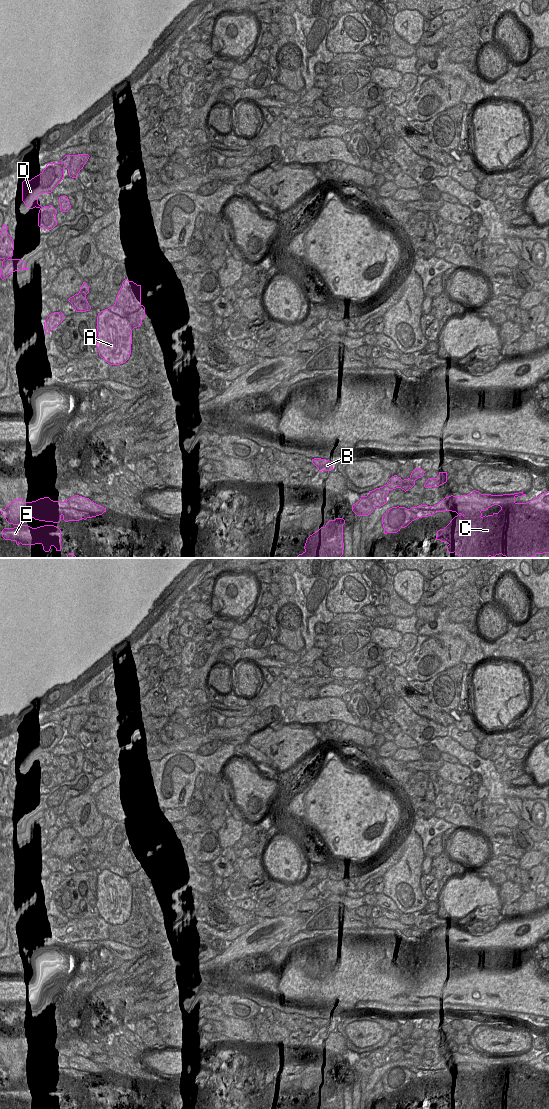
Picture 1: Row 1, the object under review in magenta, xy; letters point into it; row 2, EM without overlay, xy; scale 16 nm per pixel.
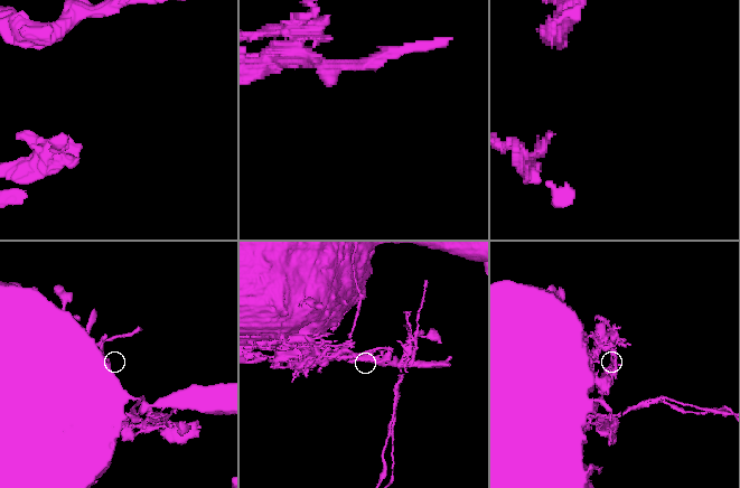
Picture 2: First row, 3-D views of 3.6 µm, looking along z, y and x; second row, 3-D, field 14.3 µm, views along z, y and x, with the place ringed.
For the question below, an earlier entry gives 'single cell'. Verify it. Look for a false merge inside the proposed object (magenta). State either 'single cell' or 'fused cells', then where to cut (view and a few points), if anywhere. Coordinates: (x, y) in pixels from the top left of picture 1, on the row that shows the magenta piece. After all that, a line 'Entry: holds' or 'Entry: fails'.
single cell; cut none
Entry: holds

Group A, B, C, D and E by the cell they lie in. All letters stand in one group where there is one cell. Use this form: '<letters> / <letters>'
A B C D E

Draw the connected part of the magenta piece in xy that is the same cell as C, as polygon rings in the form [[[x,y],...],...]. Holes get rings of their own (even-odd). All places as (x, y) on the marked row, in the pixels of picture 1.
[[[473,490],[468,495],[449,496],[434,506],[419,505],[407,509],[392,507],[382,516],[384,534],[397,533],[412,521],[432,516],[437,512],[452,511],[458,515],[436,533],[436,540],[447,542],[447,551],[456,553],[460,558],[488,558],[502,554],[507,558],[532,558],[537,554],[549,553],[549,491],[526,503],[516,503],[515,497],[522,497],[522,492],[514,494],[491,495]],[[498,505],[501,510],[492,515],[483,516],[482,511]]]

